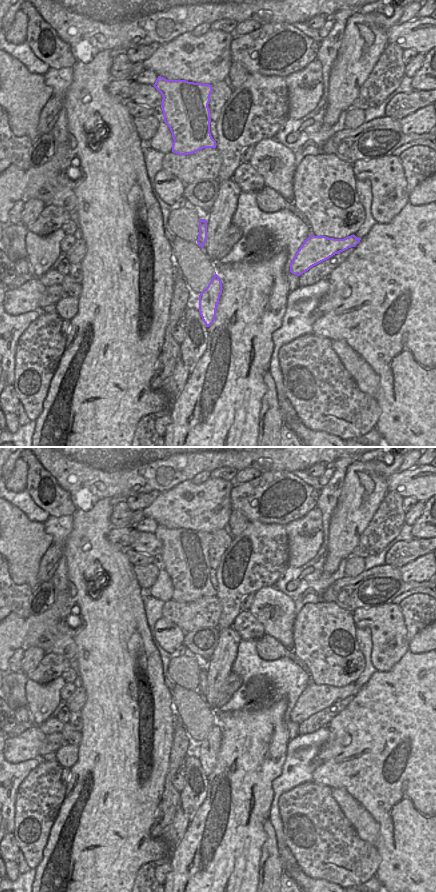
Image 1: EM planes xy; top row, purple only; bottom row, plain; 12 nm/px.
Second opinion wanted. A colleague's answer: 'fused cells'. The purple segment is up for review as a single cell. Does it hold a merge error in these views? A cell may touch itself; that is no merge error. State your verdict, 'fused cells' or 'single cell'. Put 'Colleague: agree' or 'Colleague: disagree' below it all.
fused cells
Colleague: agree

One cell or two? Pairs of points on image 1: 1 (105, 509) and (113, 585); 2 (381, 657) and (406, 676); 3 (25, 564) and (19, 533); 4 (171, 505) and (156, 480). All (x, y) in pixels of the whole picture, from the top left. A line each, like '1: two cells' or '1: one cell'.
1: one cell
2: two cells
3: one cell
4: two cells

